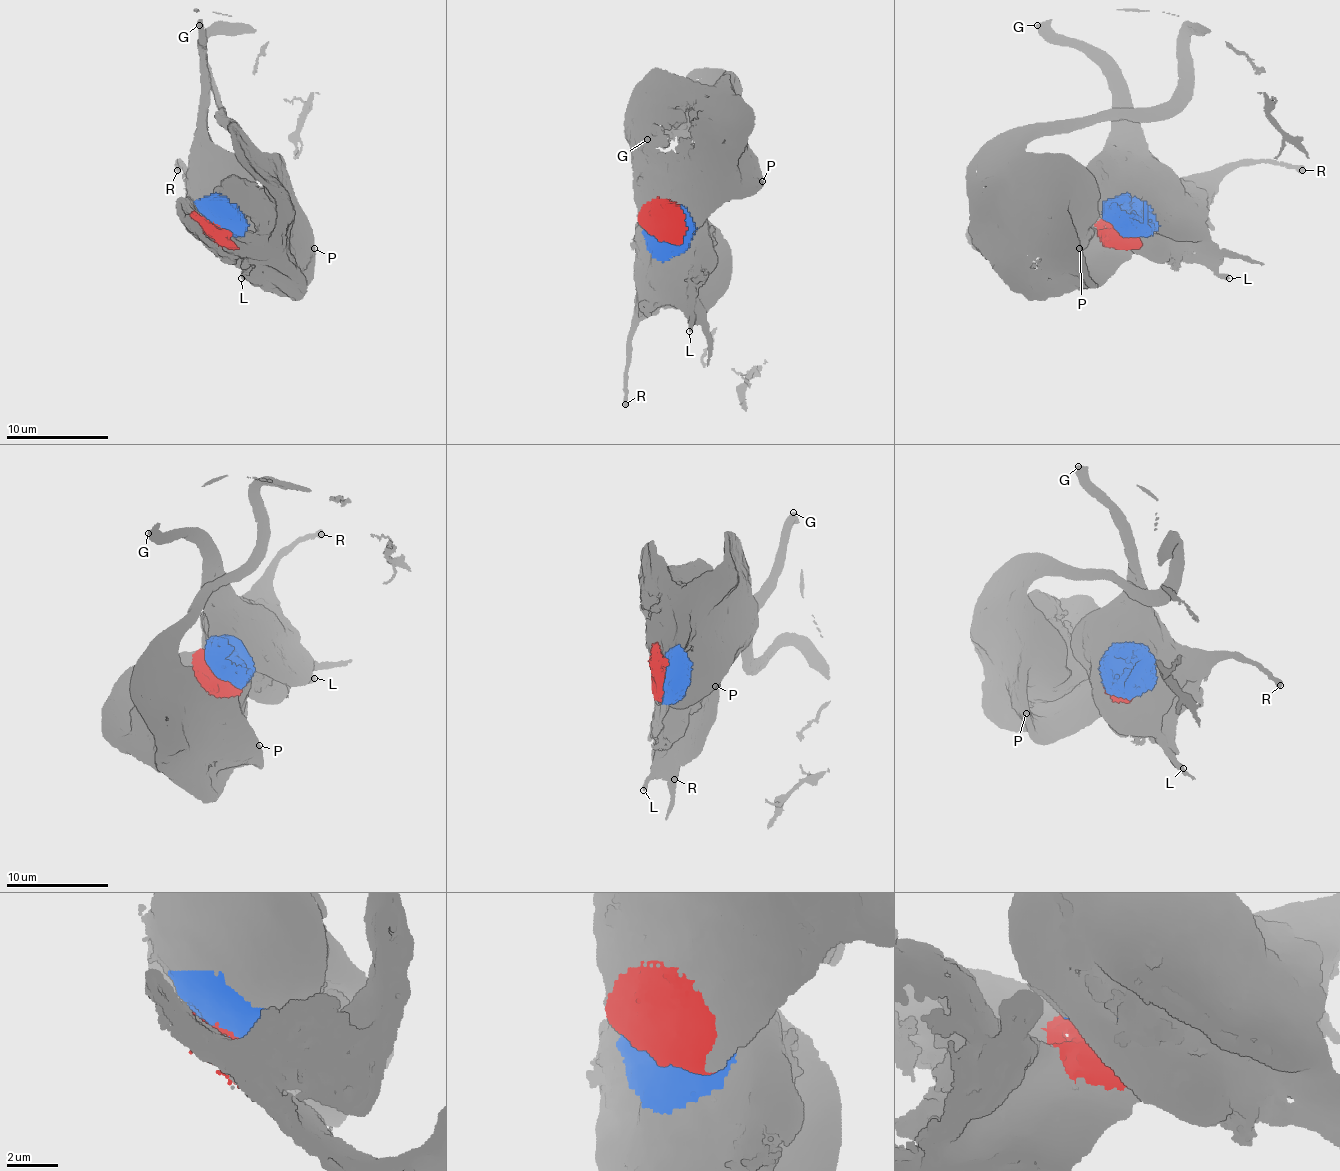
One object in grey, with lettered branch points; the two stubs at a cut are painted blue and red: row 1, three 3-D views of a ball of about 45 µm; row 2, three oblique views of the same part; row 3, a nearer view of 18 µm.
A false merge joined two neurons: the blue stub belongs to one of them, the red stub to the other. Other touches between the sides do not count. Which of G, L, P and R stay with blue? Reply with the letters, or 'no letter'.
G, L, R

